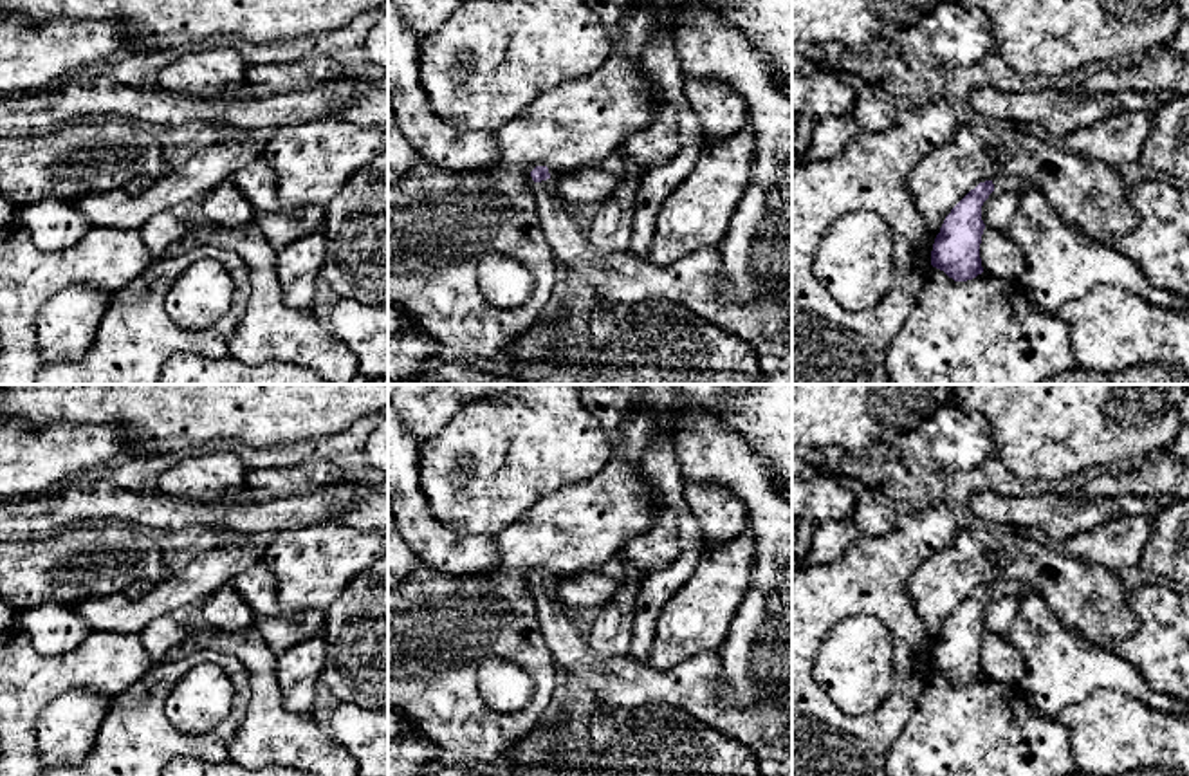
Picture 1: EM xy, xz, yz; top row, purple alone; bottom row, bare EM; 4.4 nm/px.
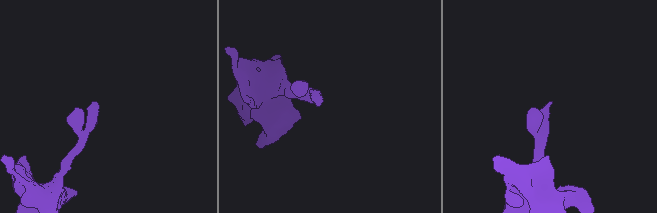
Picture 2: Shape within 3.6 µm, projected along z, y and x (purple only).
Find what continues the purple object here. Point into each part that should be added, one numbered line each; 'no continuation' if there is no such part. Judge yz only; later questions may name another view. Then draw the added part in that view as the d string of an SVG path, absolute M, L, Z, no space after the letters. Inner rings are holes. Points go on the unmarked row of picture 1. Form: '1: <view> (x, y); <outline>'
1: yz (1020, 589); M1000 581L992 588L994 596L1018 596L1019 599L1034 594L1034 588L1023 581Z

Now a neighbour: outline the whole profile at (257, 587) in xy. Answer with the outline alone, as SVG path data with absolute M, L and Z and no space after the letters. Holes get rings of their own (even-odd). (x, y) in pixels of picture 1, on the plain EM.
M262 558L229 579L240 599L254 617L274 617L280 614L276 579Z

